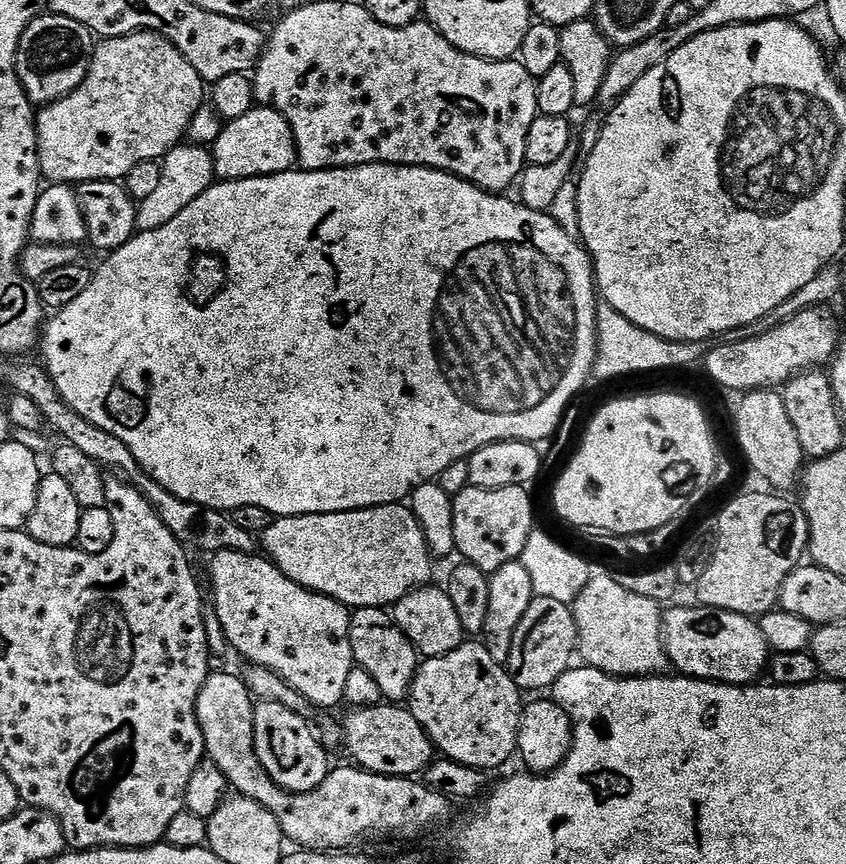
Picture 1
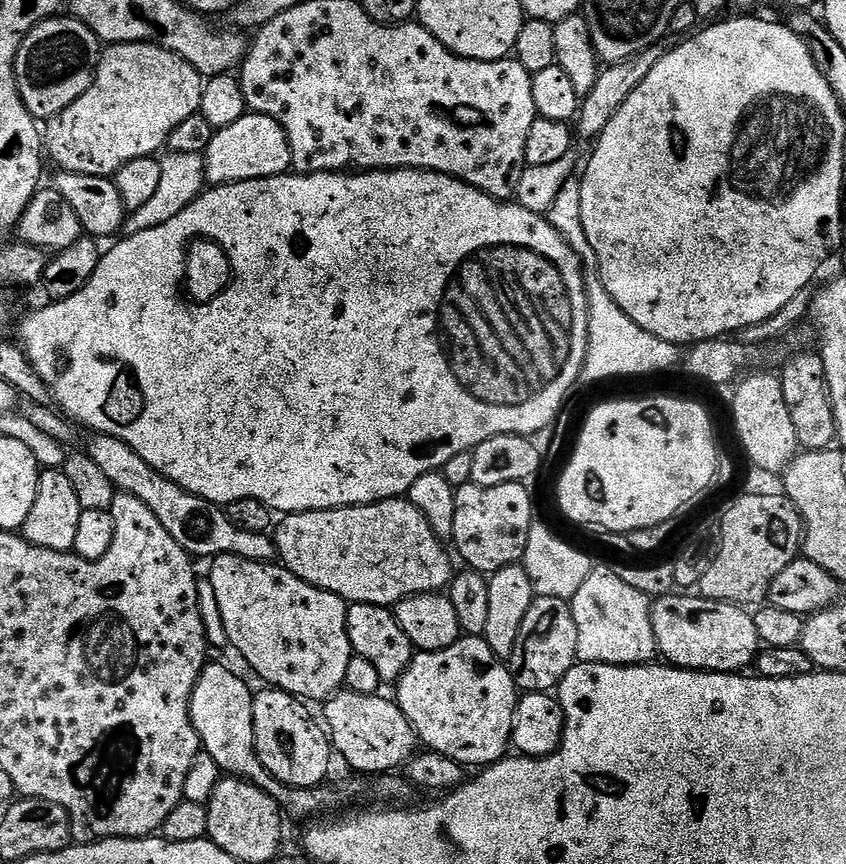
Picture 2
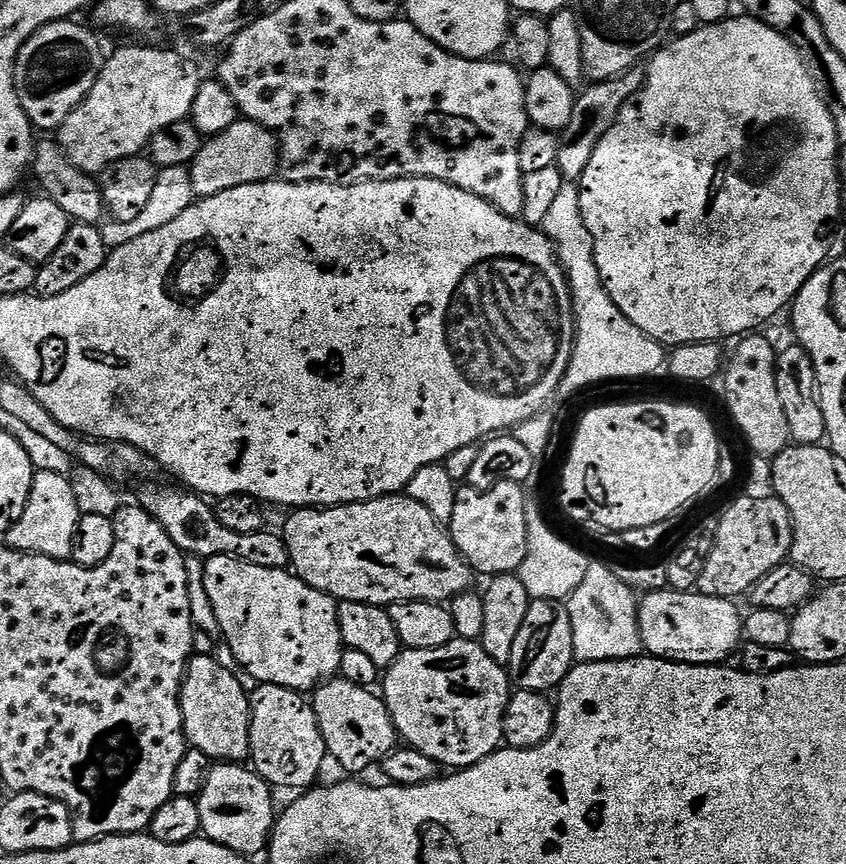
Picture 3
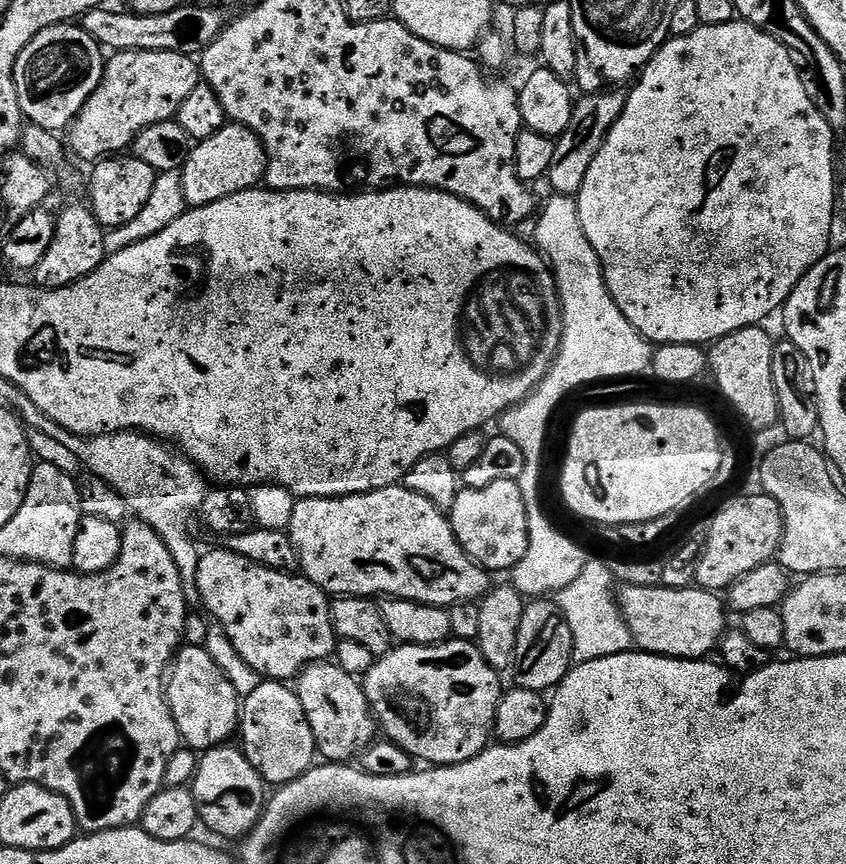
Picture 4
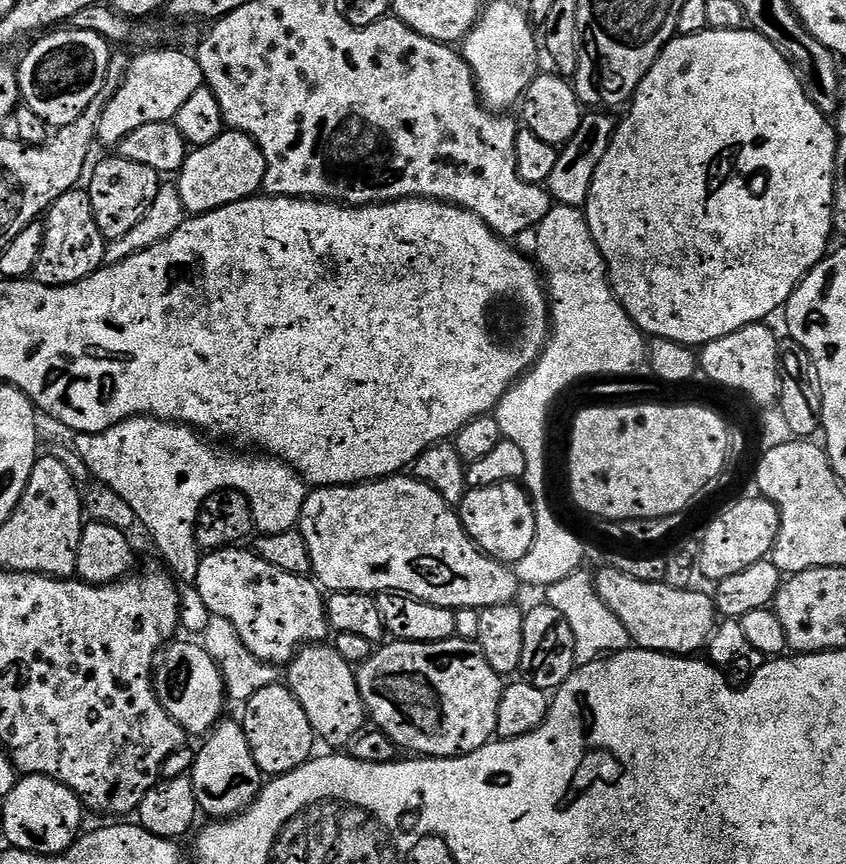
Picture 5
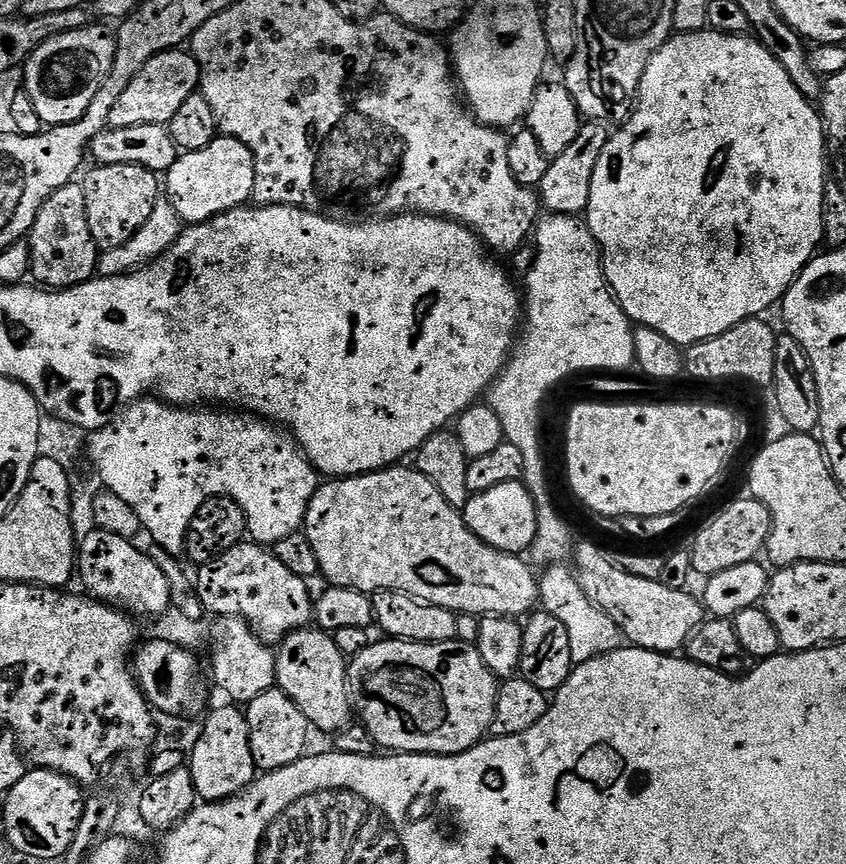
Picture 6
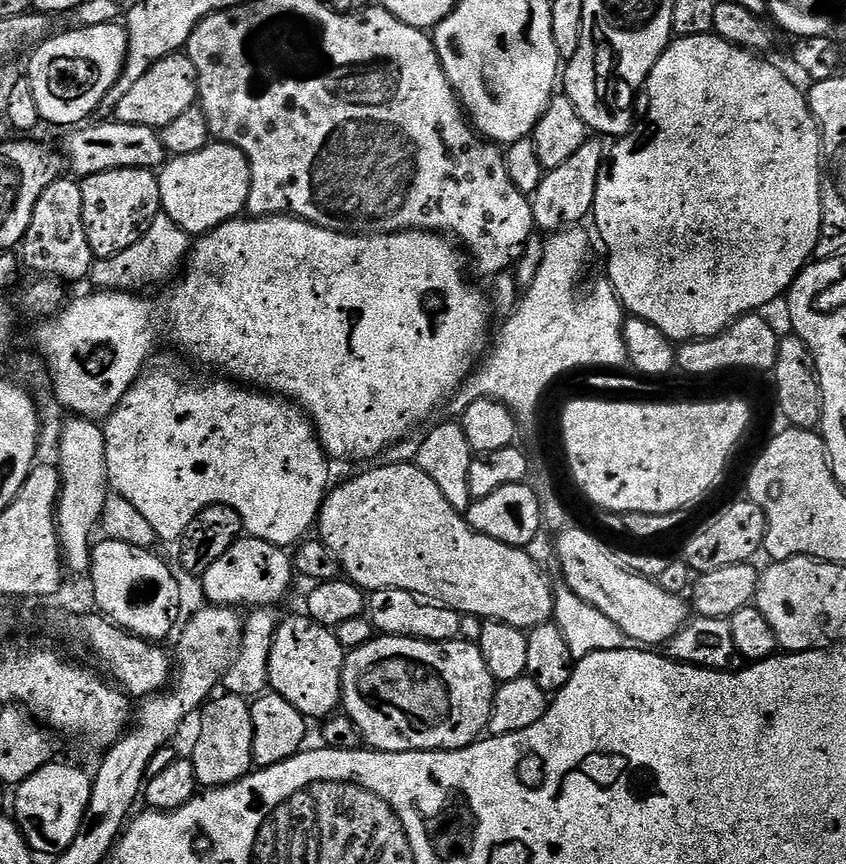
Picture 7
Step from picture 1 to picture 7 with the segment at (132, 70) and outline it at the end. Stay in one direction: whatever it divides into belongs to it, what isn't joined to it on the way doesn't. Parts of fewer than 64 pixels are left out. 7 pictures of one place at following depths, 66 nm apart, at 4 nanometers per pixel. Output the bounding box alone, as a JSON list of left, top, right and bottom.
[114,54,198,130]

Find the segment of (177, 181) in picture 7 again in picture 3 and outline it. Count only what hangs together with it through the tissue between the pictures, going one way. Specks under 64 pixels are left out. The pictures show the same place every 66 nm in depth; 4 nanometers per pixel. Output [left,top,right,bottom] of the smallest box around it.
[191,119,280,198]

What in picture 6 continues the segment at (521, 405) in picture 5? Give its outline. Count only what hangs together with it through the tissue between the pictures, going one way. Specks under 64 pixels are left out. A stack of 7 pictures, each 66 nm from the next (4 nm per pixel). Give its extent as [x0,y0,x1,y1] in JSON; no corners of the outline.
[486,215,636,494]

